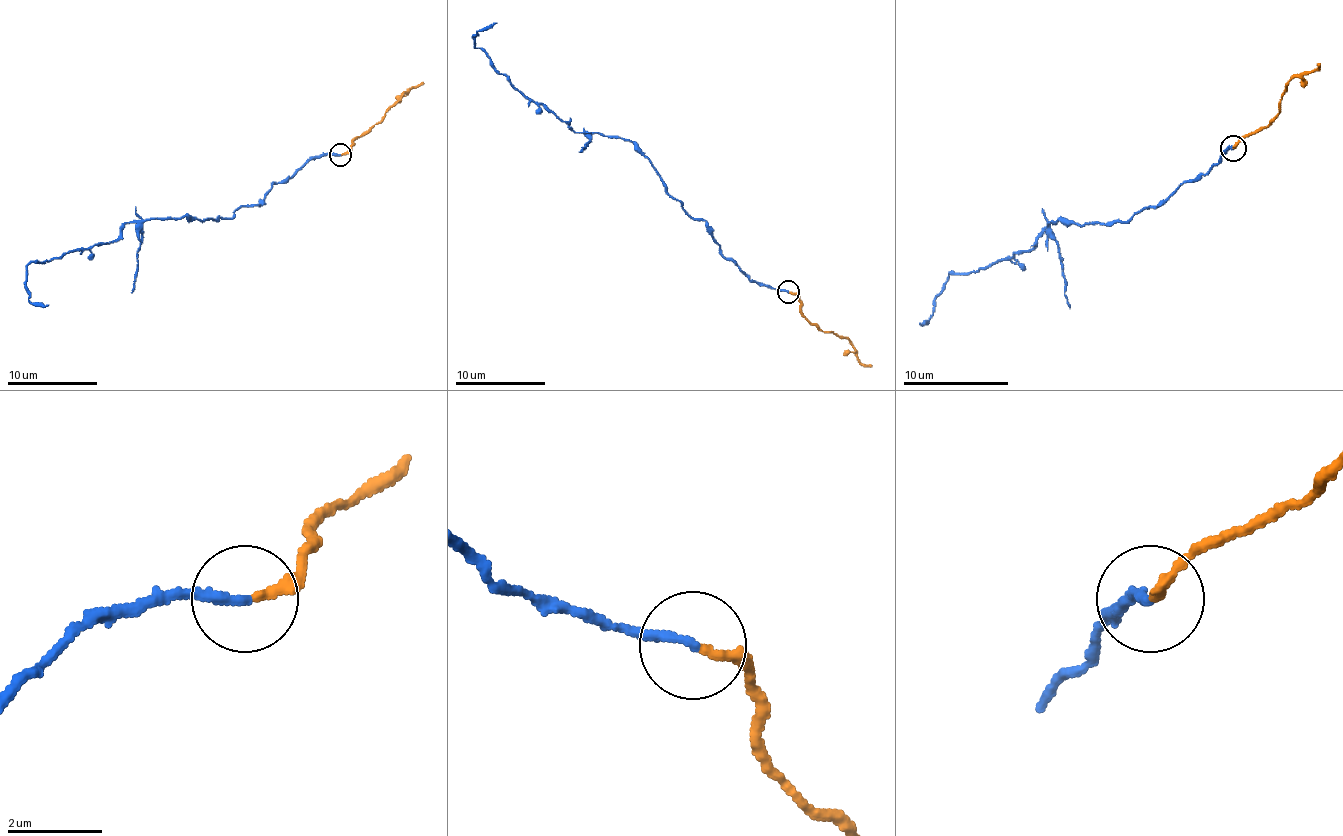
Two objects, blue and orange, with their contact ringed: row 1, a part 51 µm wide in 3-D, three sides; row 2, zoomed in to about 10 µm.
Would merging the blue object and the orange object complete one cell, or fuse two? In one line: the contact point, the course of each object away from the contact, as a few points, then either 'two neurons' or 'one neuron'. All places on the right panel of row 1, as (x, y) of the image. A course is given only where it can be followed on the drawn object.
place (1233, 148); course blue (1232, 148), (1127, 222), (1082, 225), (1058, 220), (1029, 251), (974, 272), (948, 275), (932, 317), (919, 322); course orange (1232, 148), (1243, 138), (1258, 133), (1279, 112), (1285, 85), (1293, 77), (1308, 75), (1319, 64); two neurons

